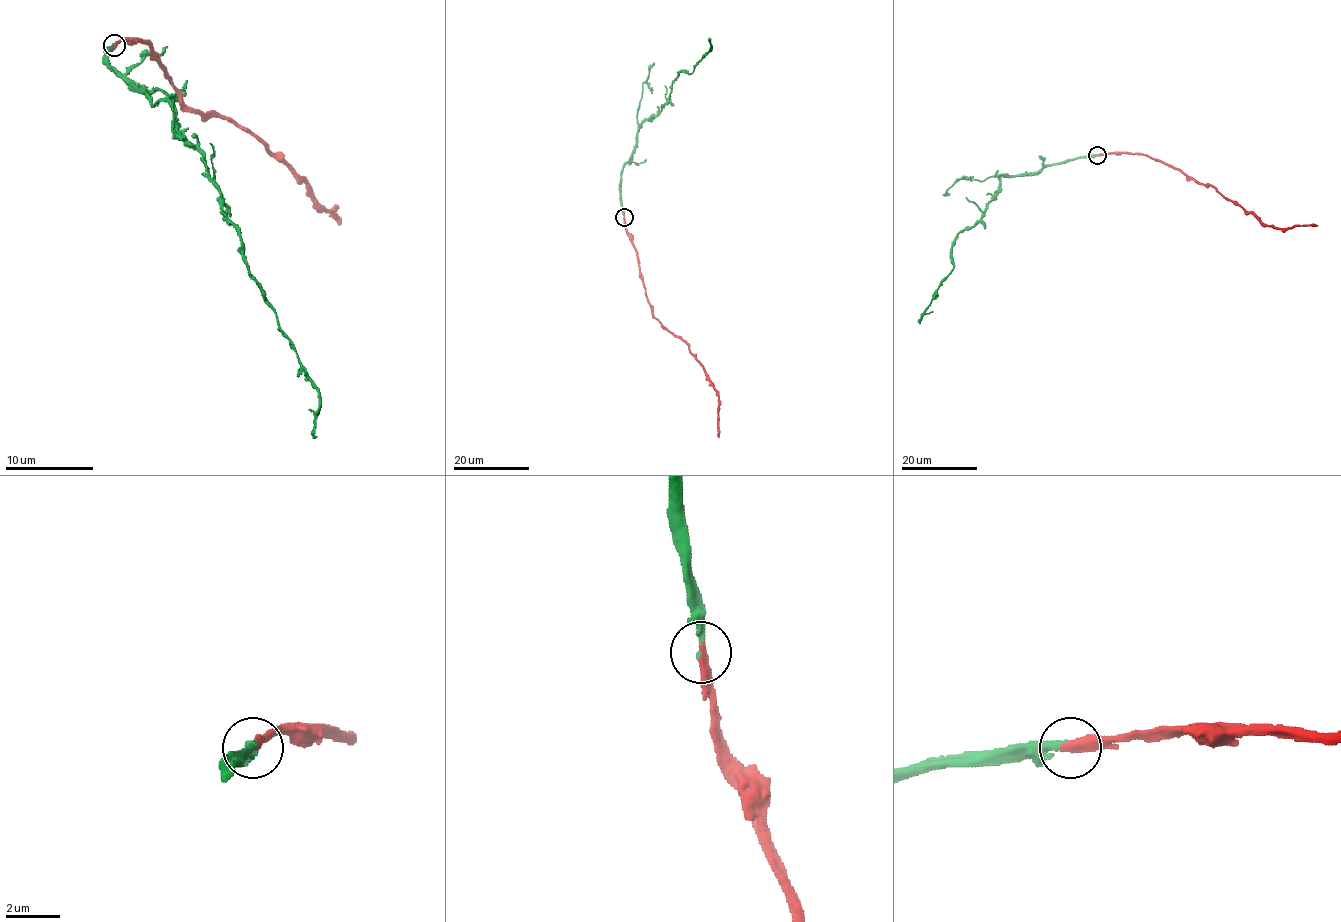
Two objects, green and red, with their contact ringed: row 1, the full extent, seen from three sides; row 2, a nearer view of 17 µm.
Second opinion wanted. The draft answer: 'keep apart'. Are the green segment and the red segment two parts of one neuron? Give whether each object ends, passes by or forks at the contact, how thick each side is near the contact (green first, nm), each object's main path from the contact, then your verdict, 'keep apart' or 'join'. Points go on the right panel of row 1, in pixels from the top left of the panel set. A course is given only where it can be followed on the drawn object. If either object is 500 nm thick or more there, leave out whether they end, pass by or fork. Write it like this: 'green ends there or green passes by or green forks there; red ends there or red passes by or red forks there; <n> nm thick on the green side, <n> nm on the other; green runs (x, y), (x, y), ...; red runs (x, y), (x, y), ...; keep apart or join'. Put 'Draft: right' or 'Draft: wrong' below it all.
green ends there; red ends there; 180 nm thick on the green side, 400 nm on the other; green runs (1097, 155), (1044, 165), (1028, 174), (1001, 174), (999, 191), (984, 215), (958, 234), (953, 268), (919, 323); red runs (1097, 155), (1139, 153), (1158, 159), (1197, 182), (1209, 184), (1273, 227), (1318, 225); join
Draft: wrong

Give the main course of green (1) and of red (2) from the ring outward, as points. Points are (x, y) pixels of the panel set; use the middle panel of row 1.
1: (623, 217), (621, 168), (634, 148), (637, 127), (666, 104), (681, 71), (691, 73), (711, 50), (708, 39)
2: (623, 217), (652, 313), (688, 346), (717, 393), (718, 438)

